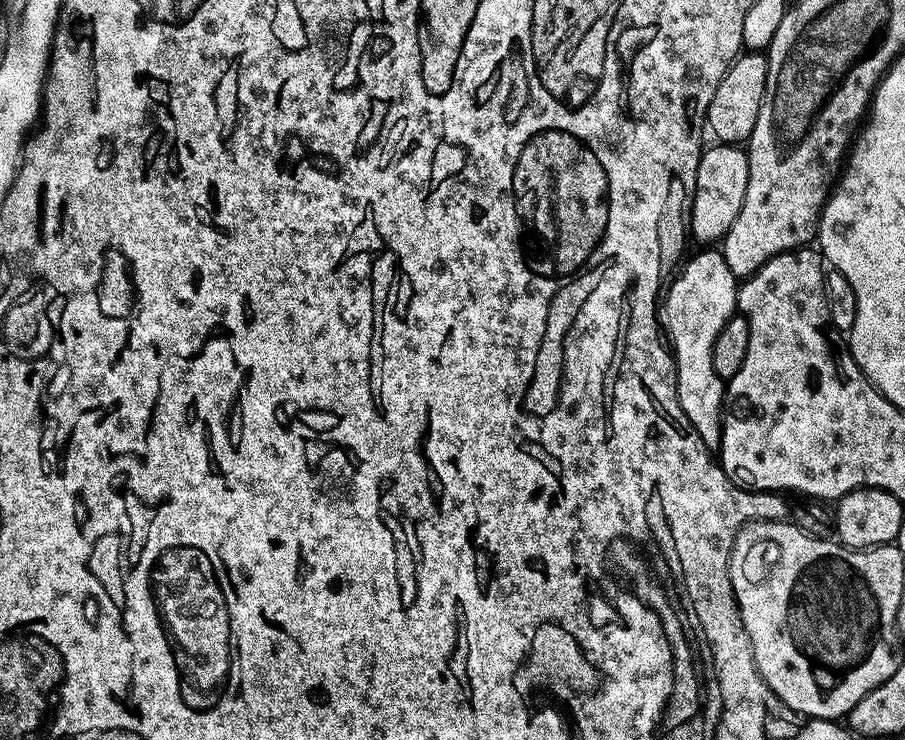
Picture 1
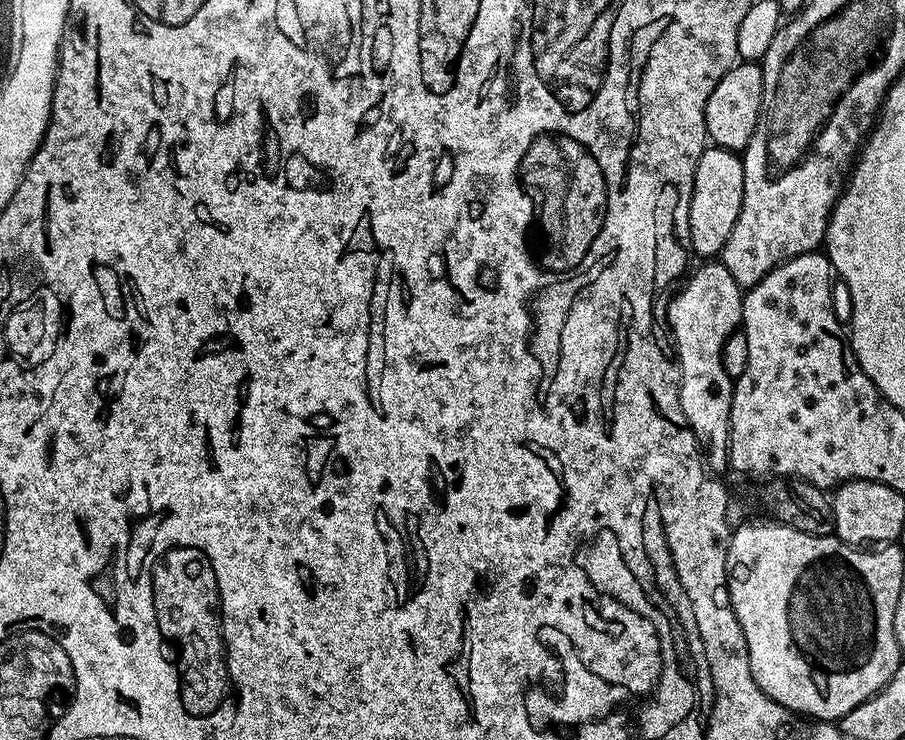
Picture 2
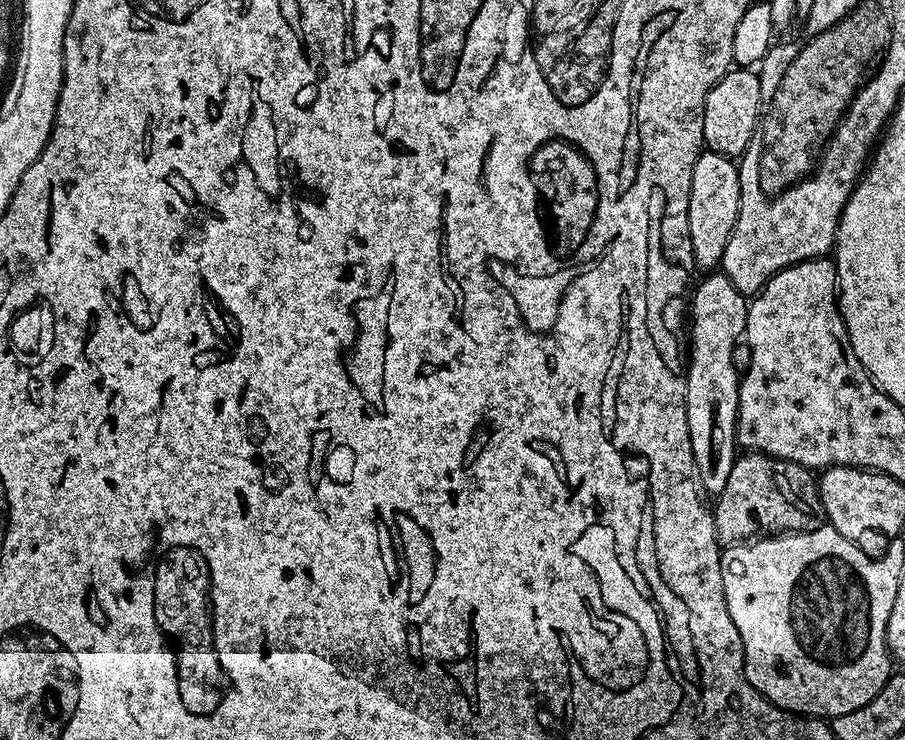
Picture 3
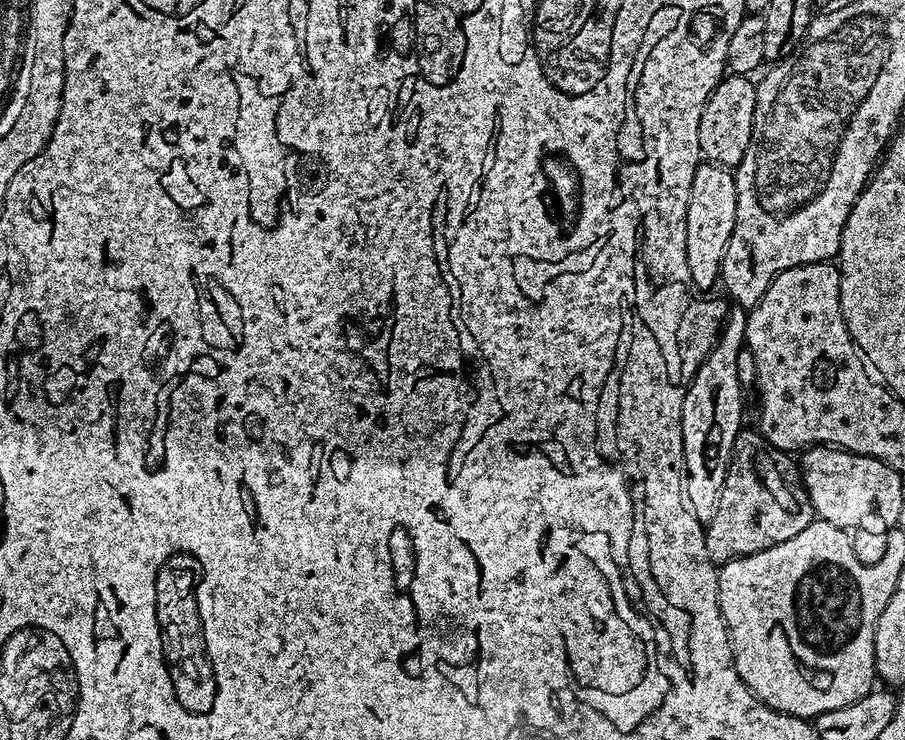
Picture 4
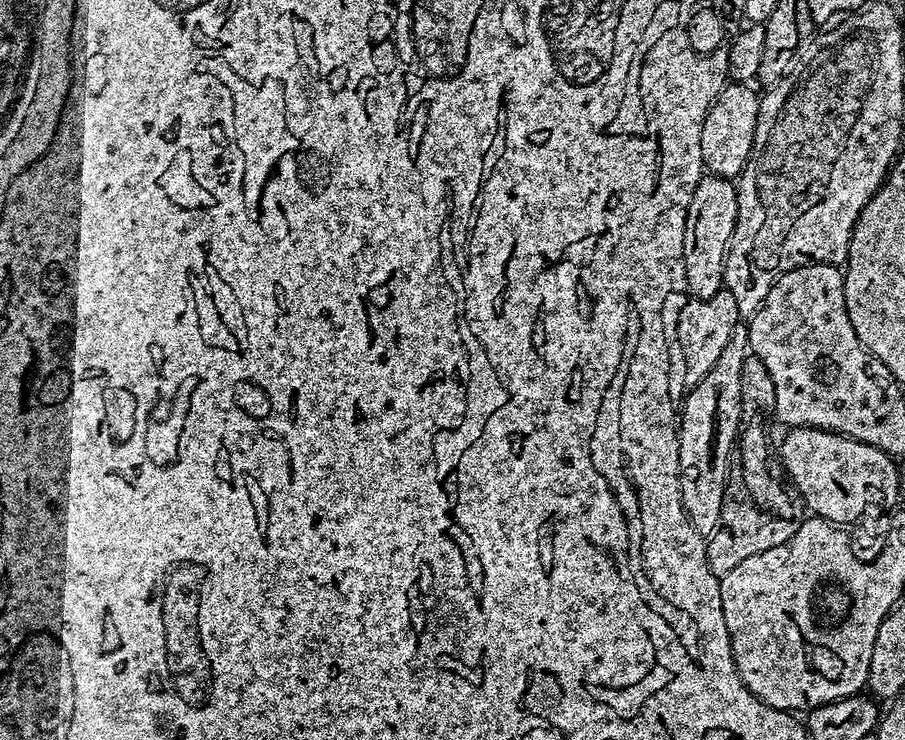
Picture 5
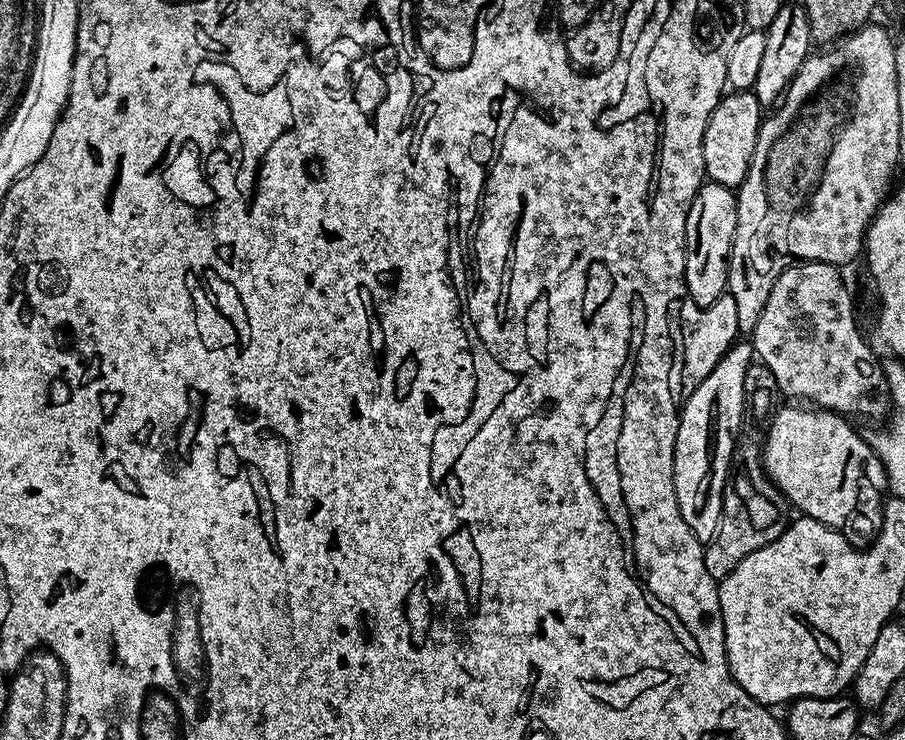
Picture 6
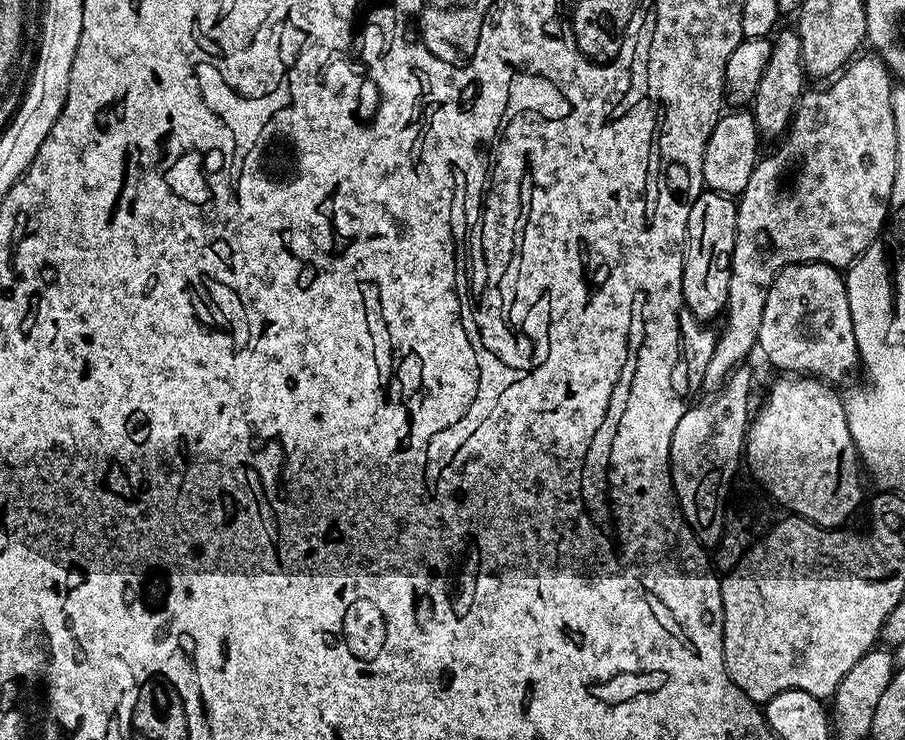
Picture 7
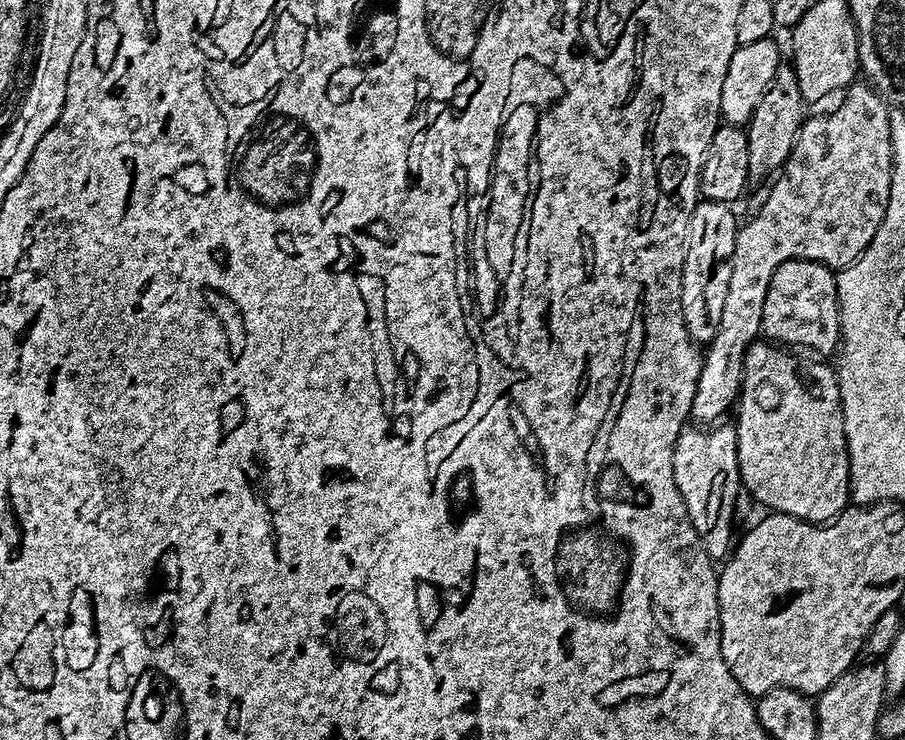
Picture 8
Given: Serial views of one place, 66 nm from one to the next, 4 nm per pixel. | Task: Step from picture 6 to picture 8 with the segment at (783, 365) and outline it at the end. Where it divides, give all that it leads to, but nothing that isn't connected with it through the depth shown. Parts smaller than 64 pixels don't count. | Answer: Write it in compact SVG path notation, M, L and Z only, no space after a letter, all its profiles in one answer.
M813 260L782 262L782 266L778 266L774 270L773 277L770 278L769 289L766 290L764 317L761 326L763 335L769 341L781 346L795 346L797 349L807 350L813 354L835 353L841 343L841 338L840 303L836 297L836 276L833 269Z

